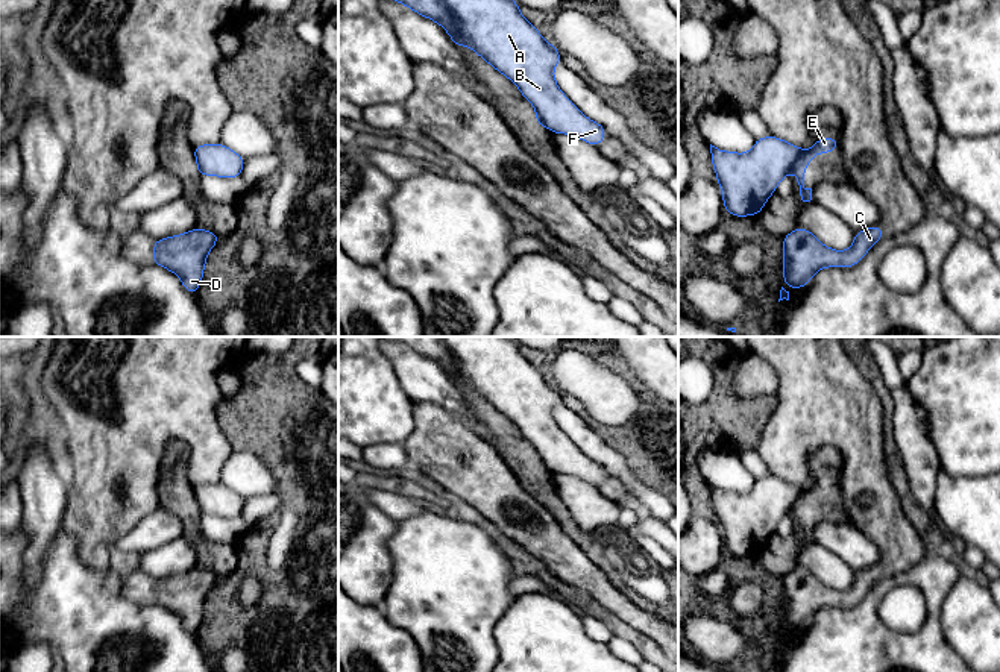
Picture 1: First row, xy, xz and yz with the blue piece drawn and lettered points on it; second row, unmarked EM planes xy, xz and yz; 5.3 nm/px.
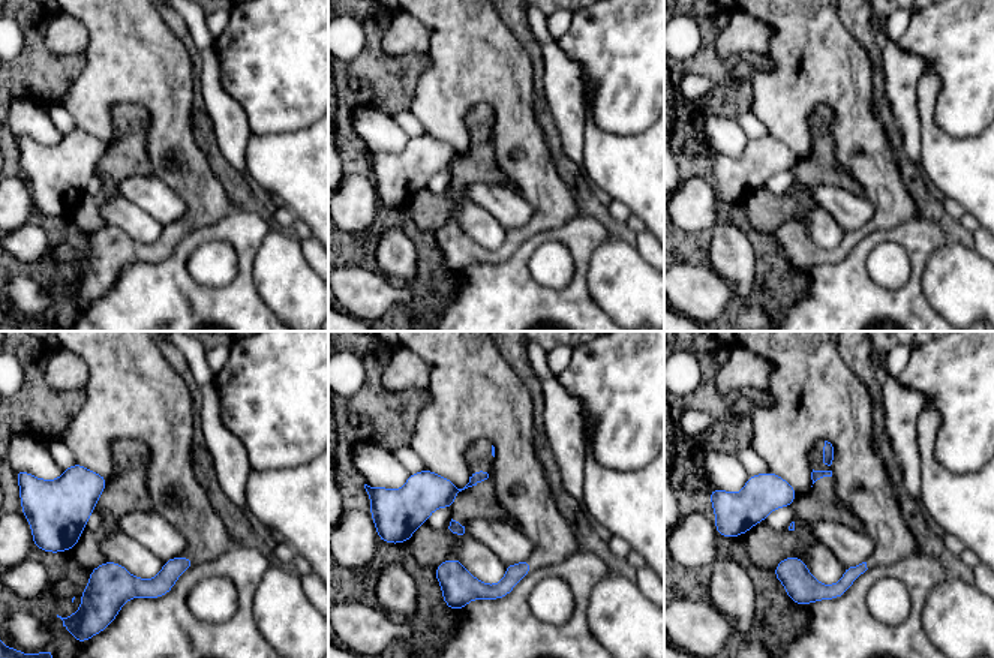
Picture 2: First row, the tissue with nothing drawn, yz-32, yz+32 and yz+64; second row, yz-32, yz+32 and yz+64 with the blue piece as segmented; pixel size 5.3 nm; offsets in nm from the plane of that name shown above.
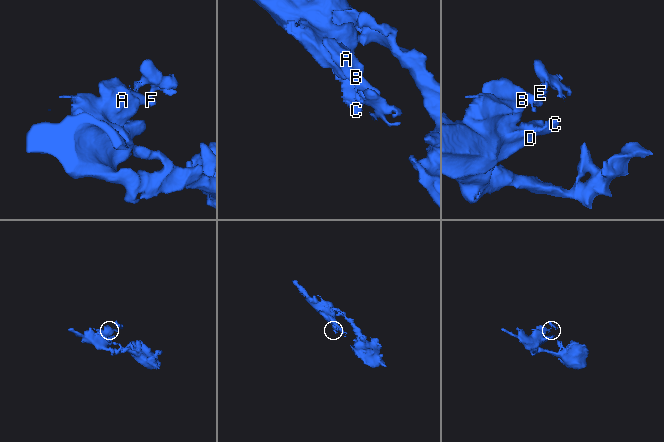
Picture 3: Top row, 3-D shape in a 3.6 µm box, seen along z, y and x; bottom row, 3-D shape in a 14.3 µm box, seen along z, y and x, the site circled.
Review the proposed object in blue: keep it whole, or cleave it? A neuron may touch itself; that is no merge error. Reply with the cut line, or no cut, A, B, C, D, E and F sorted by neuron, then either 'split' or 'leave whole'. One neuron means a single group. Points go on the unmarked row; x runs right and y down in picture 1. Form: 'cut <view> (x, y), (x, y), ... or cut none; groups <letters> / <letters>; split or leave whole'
cut yz (803, 490), (794, 507); groups A B C D F / E; split

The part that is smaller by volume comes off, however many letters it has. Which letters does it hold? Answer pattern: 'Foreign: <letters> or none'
Foreign: E

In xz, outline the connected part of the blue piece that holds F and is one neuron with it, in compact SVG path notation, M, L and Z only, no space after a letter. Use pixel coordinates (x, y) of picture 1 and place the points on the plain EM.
M385 337L399 341L416 353L440 364L455 385L469 387L496 411L510 419L533 444L546 469L552 473L577 476L598 487L607 470L587 458L558 428L554 407L563 400L561 393L543 379L540 372L525 360L519 344L510 337Z

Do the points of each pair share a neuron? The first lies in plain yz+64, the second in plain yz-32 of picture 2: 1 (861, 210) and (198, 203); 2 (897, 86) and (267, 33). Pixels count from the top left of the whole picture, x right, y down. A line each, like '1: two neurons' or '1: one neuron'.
1: two neurons
2: two neurons

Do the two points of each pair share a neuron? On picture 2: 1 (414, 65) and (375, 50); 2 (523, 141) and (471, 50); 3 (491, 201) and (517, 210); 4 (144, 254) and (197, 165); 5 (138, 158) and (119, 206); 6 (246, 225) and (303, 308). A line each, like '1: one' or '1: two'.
1: one
2: one
3: one
4: one
5: two
6: two

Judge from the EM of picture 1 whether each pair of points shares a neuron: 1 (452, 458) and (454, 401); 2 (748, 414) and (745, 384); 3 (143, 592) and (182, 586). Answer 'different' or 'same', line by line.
1: different
2: different
3: same

